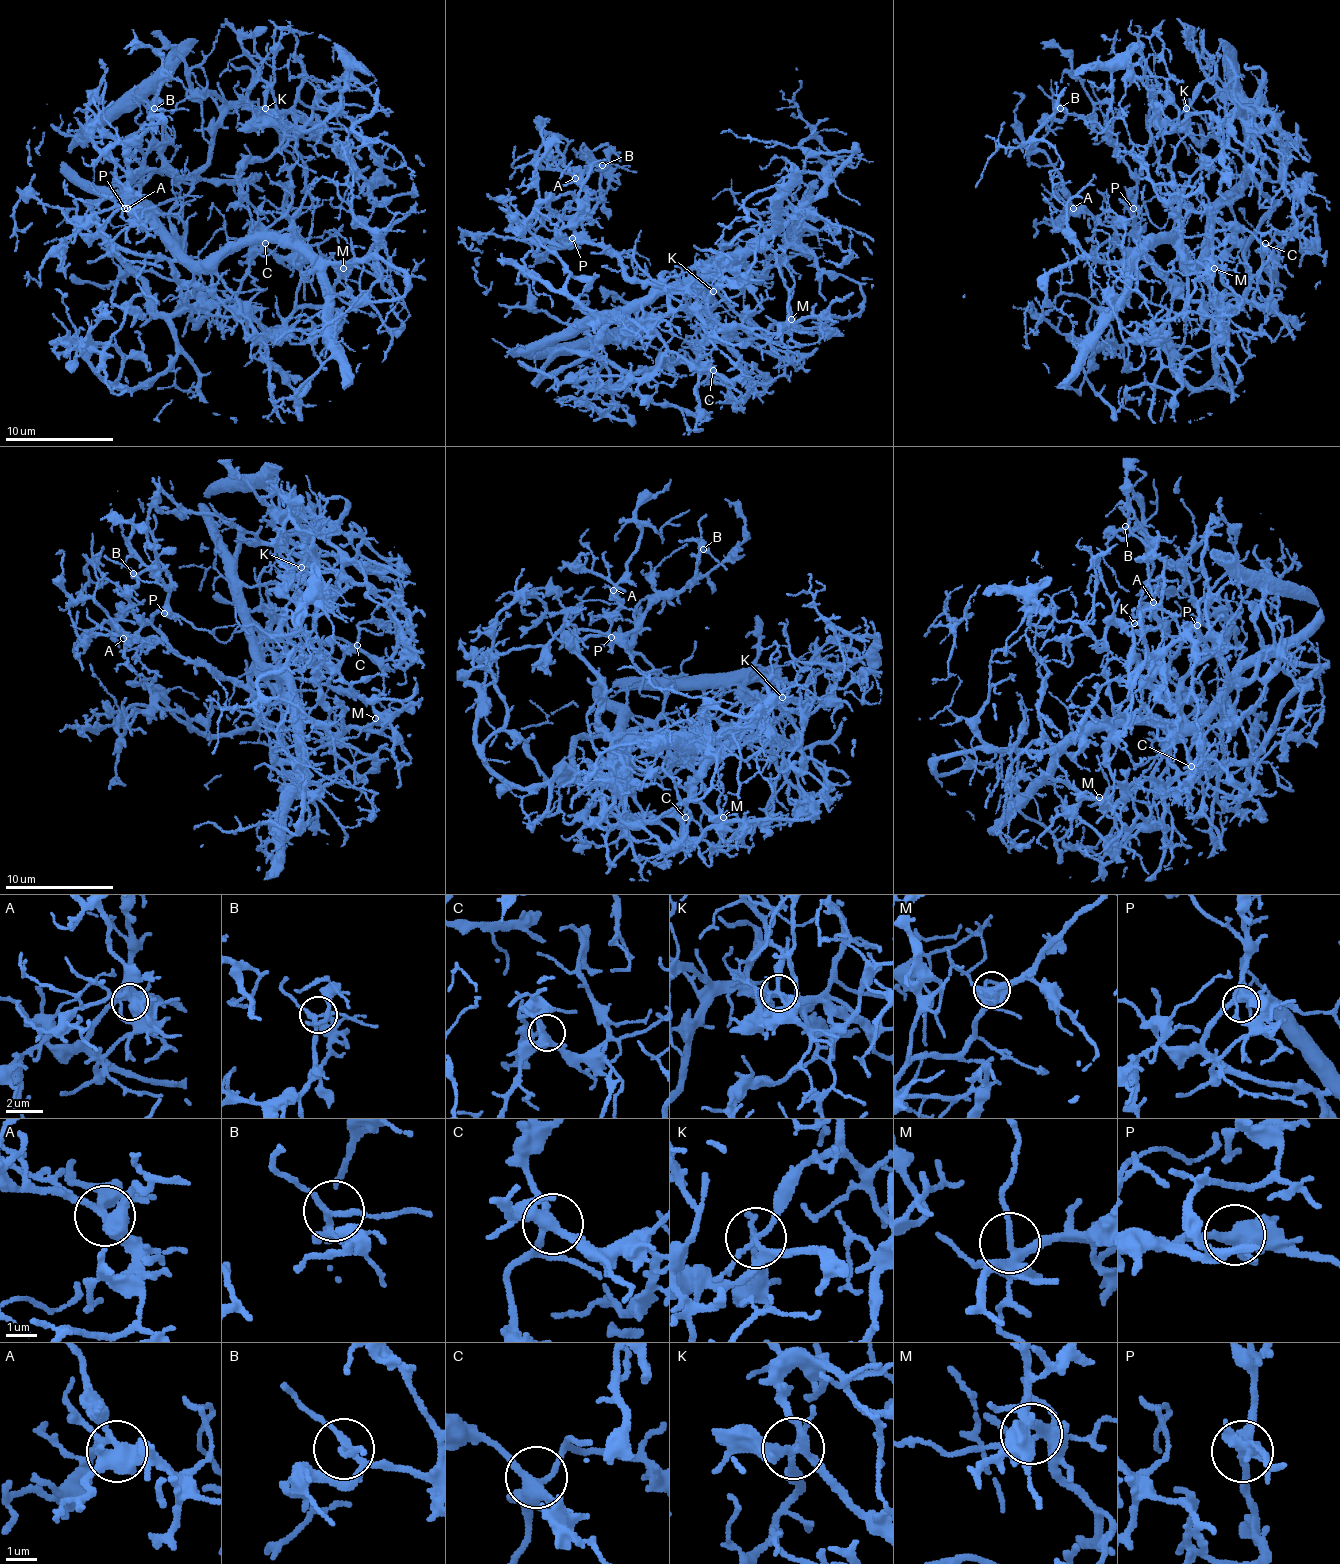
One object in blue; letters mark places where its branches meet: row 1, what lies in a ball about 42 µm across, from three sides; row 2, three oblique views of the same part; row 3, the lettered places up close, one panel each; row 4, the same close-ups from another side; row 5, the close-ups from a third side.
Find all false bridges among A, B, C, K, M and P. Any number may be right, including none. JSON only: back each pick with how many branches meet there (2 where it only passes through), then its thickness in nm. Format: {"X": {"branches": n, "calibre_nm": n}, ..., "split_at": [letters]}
{"K": {"branches": 5, "calibre_nm": 190}, "split_at": ["K"]}

